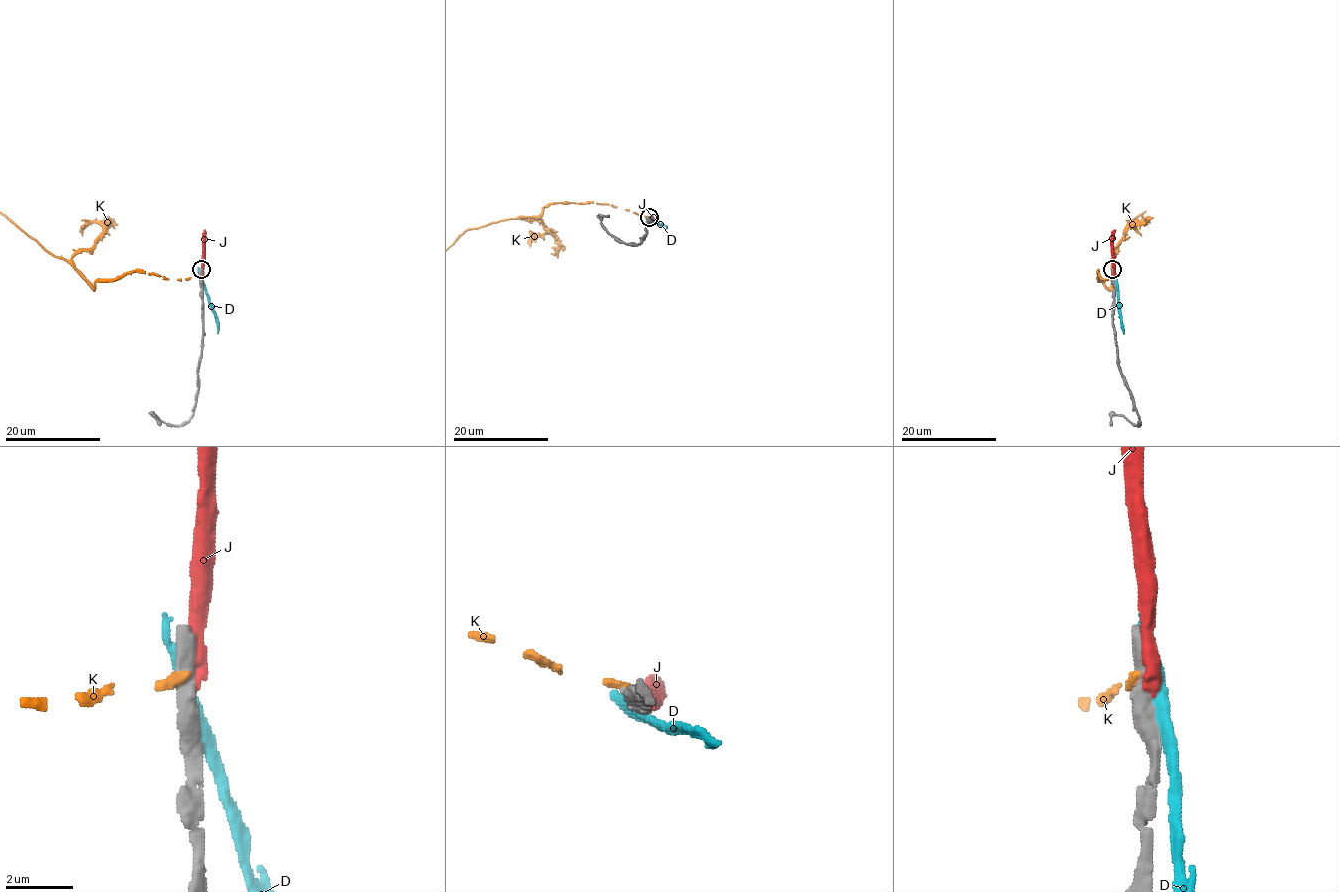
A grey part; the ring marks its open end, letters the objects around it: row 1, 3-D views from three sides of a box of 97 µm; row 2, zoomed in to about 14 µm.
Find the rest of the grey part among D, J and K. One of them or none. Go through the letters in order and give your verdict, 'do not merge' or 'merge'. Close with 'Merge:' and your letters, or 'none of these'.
D: do not merge
J: do not merge
K: do not merge
Merge: none of these

